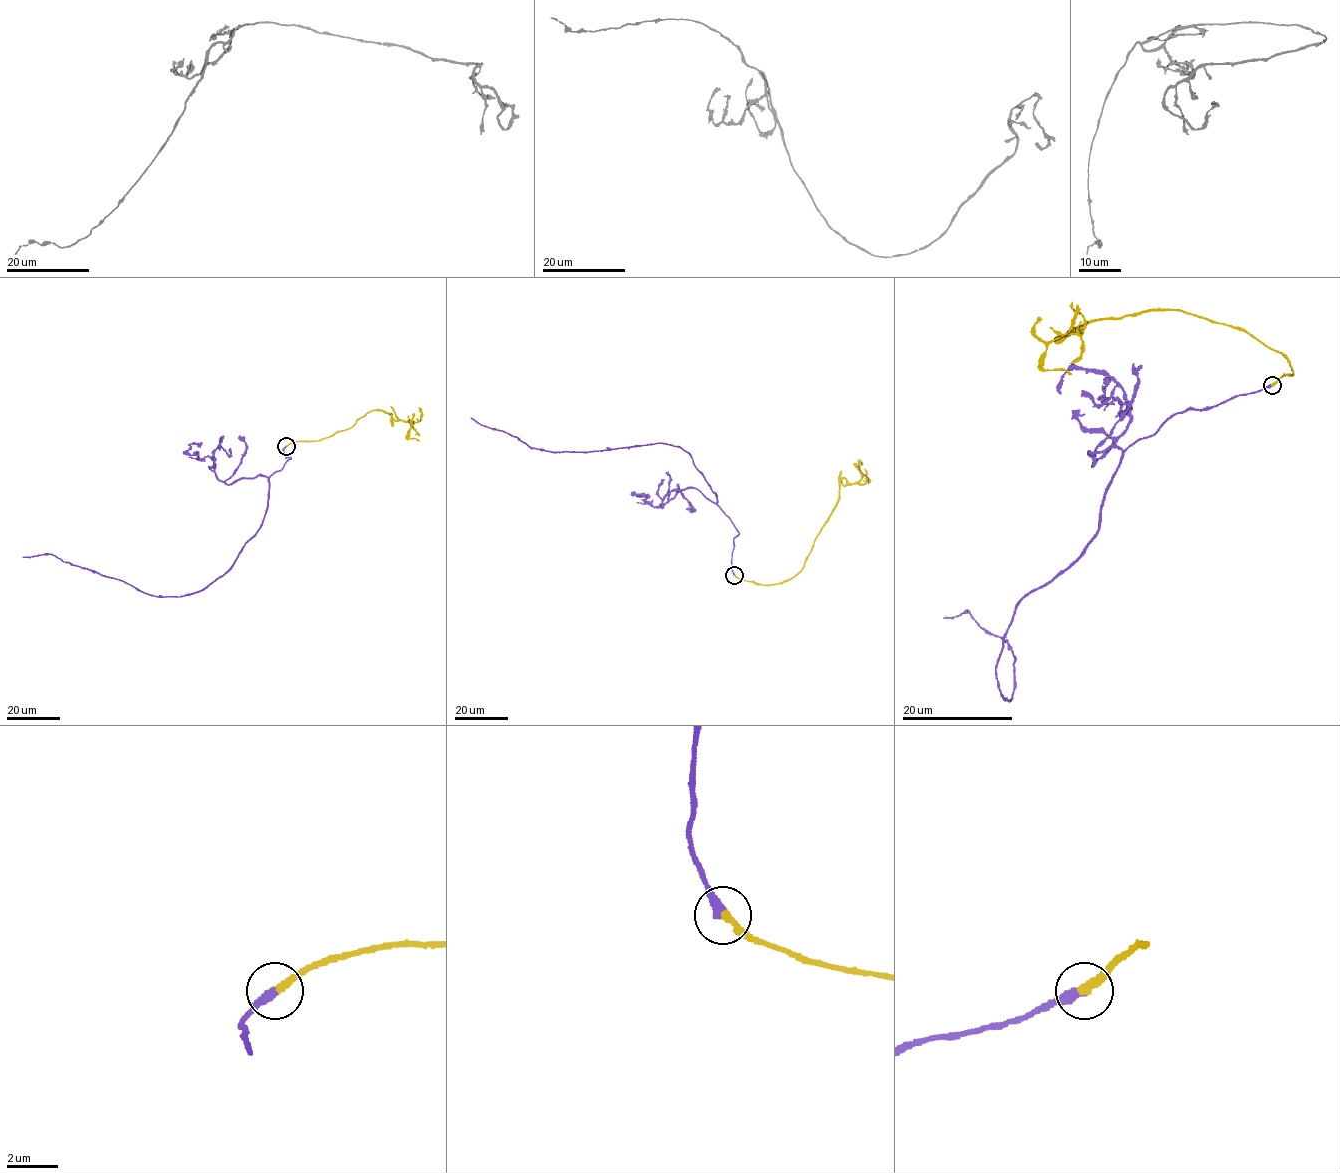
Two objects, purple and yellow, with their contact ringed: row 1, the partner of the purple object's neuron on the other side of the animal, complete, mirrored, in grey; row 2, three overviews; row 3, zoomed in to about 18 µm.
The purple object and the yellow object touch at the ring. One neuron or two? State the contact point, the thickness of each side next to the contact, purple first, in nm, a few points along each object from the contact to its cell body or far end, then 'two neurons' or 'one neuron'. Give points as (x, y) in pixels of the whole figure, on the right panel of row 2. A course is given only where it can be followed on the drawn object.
at (1272, 385); 320 nm thick on the purple side, 320 nm on the other; purple runs (1272, 385), (1124, 451), (1096, 536), (1020, 601), (995, 669), (1012, 698), (1006, 642), (943, 617); yellow runs (1272, 385), (1293, 374), (1280, 353), (1181, 310), (1089, 320), (1055, 338), (1042, 367), (1070, 374); one neuron

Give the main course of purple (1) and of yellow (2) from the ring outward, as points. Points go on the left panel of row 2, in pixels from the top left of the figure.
1: (286, 446), (291, 458), (269, 478), (262, 524), (233, 565), (204, 589), (150, 595), (50, 554), (22, 557)
2: (286, 446), (321, 441), (350, 428), (371, 410), (413, 421), (407, 437), (419, 441)

